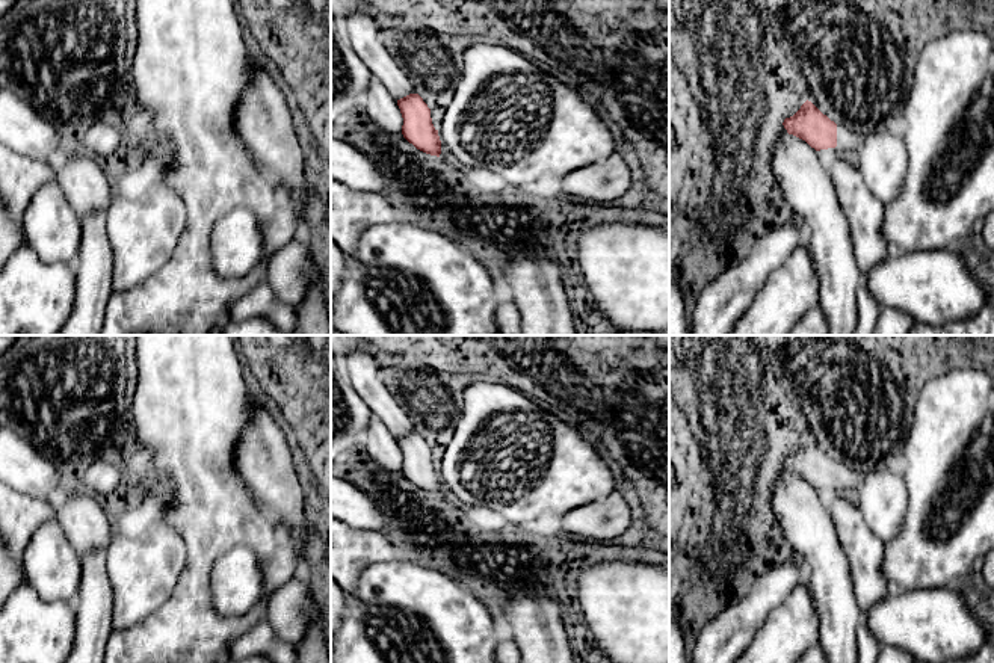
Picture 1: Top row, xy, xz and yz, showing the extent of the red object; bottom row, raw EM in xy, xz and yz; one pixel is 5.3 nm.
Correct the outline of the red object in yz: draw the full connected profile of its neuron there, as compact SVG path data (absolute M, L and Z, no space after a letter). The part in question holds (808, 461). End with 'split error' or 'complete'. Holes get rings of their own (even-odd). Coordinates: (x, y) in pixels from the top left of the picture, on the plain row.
M811 439L783 461L789 473L805 479L820 501L828 507L832 500L841 495L854 495L867 473L858 473L844 462L831 459Z; split error

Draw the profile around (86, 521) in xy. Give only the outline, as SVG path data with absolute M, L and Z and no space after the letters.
M74 485L56 506L56 520L80 559L97 550L107 551L116 526L107 503L79 485Z

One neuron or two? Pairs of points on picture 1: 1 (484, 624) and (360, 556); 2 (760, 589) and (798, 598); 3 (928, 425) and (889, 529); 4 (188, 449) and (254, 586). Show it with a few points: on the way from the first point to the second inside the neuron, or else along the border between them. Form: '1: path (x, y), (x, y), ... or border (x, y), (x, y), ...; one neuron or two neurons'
1: border (402, 556), (370, 564), (352, 591); two neurons
2: border (807, 582), (796, 586), (765, 622); two neurons
3: border (899, 471), (907, 491), (904, 521); two neurons
4: border (262, 570), (251, 550), (231, 547), (210, 573); two neurons

